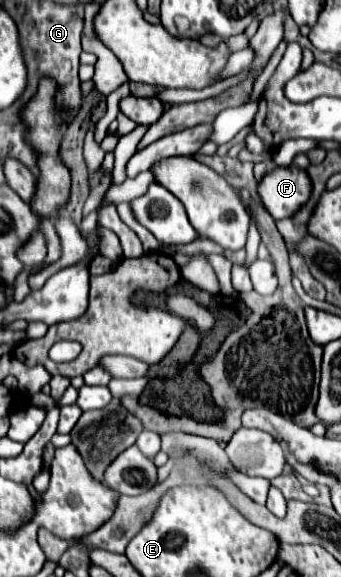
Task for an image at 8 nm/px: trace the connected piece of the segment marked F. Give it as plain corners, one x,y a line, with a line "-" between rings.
297,165
273,167
257,185
261,203
273,219
285,219
293,215
307,199
311,191
311,179
307,171

